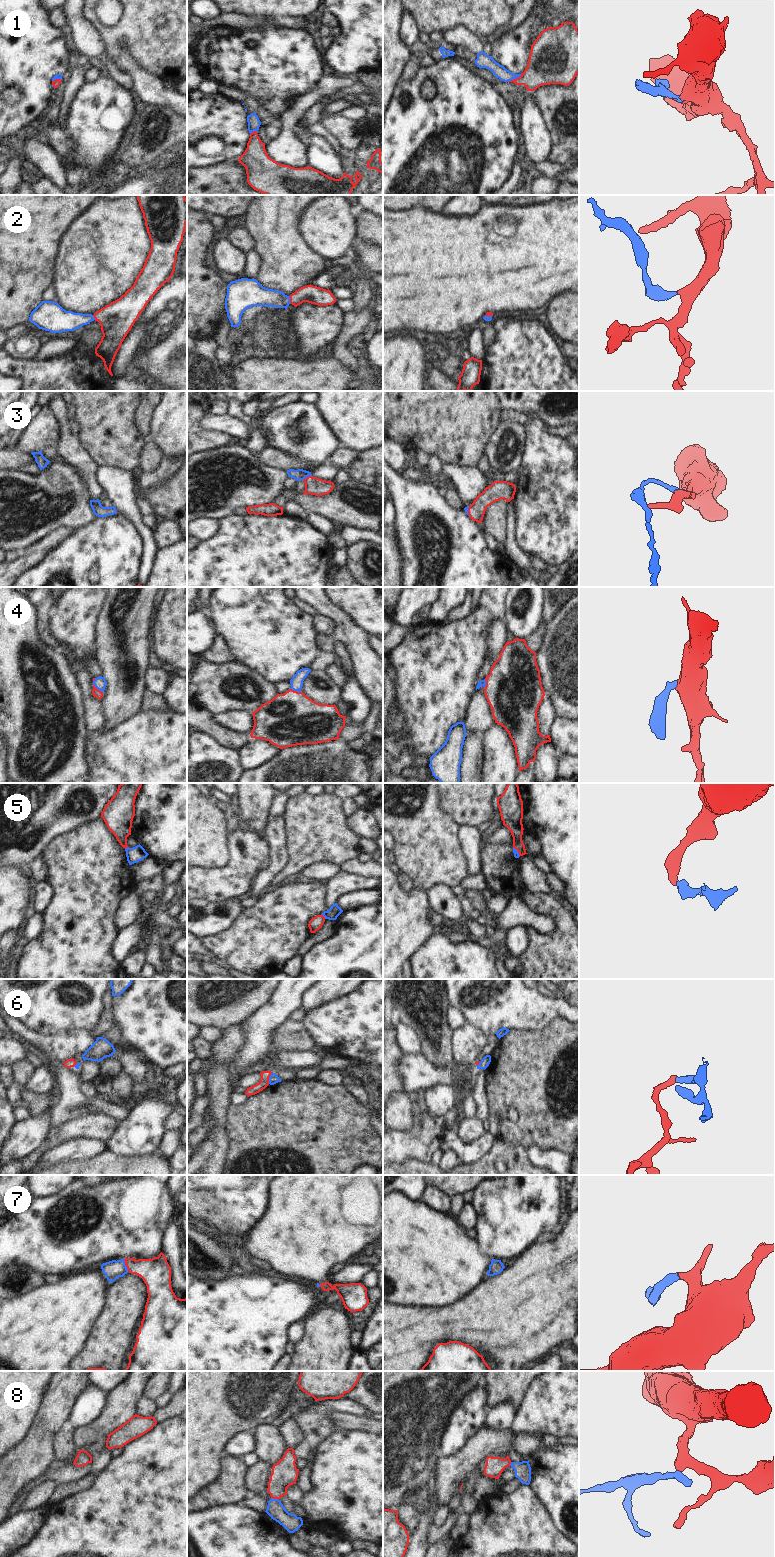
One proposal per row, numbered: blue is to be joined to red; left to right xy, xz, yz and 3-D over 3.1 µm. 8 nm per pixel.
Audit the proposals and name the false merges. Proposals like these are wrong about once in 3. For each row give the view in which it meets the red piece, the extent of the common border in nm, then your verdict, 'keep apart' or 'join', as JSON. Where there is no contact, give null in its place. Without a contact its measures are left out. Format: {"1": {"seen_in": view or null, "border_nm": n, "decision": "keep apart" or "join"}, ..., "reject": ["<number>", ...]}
{"1": {"seen_in": "yz", "border_nm": 140, "decision": "join"}, "2": {"seen_in": "xz", "border_nm": 60, "decision": "join"}, "3": {"seen_in": "xz", "border_nm": 90, "decision": "join"}, "4": {"seen_in": "xy", "border_nm": 110, "decision": "join"}, "5": {"seen_in": "xz", "border_nm": 50, "decision": "keep apart"}, "6": {"seen_in": "xz", "border_nm": 90, "decision": "keep apart"}, "7": {"seen_in": "xy", "border_nm": 110, "decision": "join"}, "8": {"seen_in": "xz", "border_nm": 70, "decision": "join"}, "reject": ["5", "6"]}

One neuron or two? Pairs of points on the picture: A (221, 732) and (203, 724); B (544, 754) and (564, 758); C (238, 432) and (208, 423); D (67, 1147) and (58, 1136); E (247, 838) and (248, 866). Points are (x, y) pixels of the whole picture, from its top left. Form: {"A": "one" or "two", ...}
{"A": "one", "B": "two", "C": "one", "D": "two", "E": "one"}

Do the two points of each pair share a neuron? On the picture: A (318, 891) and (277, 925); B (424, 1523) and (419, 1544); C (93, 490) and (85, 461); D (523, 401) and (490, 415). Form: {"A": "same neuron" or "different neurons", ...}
{"A": "same neuron", "B": "same neuron", "C": "same neuron", "D": "different neurons"}

